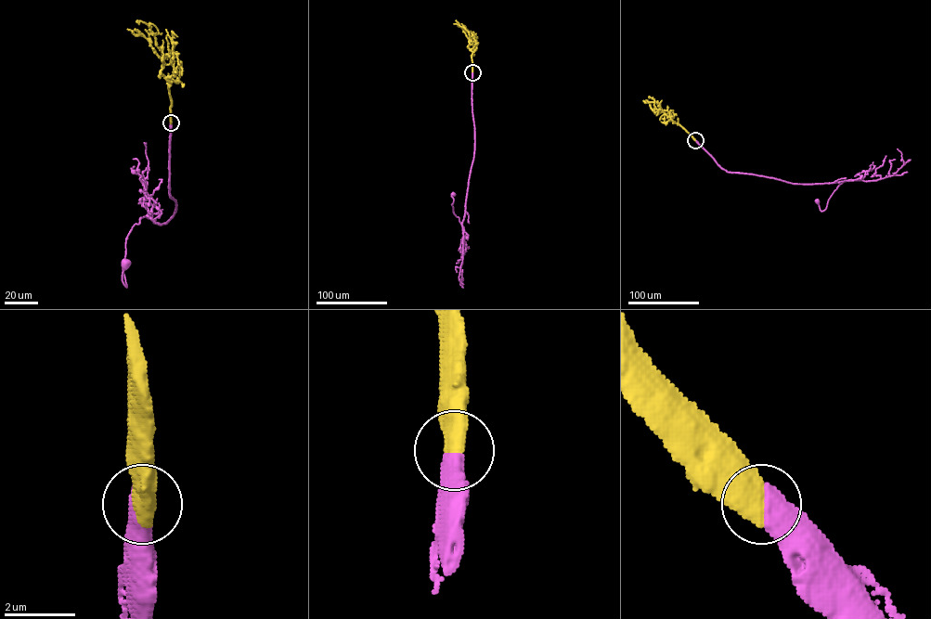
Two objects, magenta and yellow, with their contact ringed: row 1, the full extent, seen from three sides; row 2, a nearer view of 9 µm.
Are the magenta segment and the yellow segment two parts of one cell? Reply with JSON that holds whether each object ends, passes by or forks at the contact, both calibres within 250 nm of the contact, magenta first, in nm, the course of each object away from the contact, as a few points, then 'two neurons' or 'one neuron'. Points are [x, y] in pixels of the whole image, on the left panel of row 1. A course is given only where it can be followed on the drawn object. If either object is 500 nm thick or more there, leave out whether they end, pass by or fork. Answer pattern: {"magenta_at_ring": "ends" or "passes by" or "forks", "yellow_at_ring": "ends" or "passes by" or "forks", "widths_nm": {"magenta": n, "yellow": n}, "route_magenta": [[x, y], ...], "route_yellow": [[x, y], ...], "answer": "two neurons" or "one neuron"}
{"widths_nm": {"magenta": 600, "yellow": 700}, "route_magenta": [[171, 122], [169, 195], [175, 211], [166, 223], [147, 215], [132, 227], [122, 265], [126, 287], [125, 264]], "route_yellow": [[171, 122], [171, 82], [160, 75], [163, 58], [162, 60], [157, 54], [148, 37], [161, 32]], "answer": "one neuron"}

